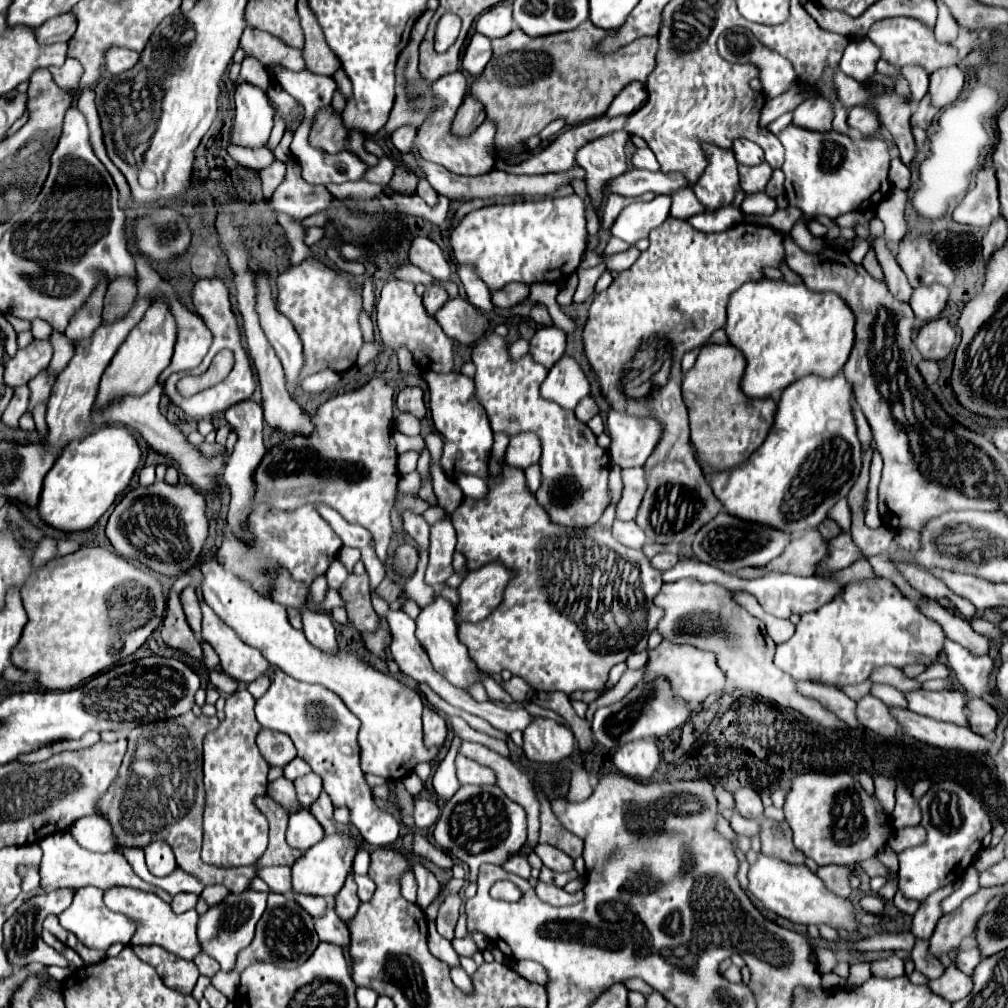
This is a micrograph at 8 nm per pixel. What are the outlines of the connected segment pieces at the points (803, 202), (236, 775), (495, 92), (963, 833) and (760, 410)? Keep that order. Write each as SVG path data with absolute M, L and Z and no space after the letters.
M790 124L778 134L778 140L786 148L786 162L782 164L782 172L786 174L786 196L806 218L842 216L846 212L862 210L876 200L882 202L890 192L890 152L888 144L880 138L852 140L834 130L810 132Z
M240 688L226 698L226 718L220 726L204 738L204 846L202 860L206 864L254 866L268 846L268 820L256 808L254 800L266 794L268 762L256 748L256 734L260 724L254 716L254 698L248 690Z
M590 20L580 24L576 30L548 34L540 38L530 38L520 28L514 28L508 36L492 40L492 60L486 64L484 72L472 82L470 94L484 106L486 120L496 124L496 140L492 144L494 158L502 158L500 152L510 154L524 154L526 152L526 140L540 130L544 130L552 120L564 118L566 124L574 126L584 120L592 120L604 114L604 110L610 106L610 102L616 98L616 94L630 82L638 80L644 82L652 68L656 66L656 38L646 36L630 42L628 46L620 48L614 54L598 54L594 52L594 46L598 40L602 40L608 32L594 26Z
M944 780L934 784L922 798L922 826L928 832L924 844L908 848L898 854L900 860L900 890L908 900L922 902L938 888L962 878L964 870L972 864L976 852L982 846L982 838L992 830L990 818L982 804L964 790L958 782Z
M722 344L702 346L694 368L684 374L682 398L690 414L690 442L704 474L730 470L748 460L748 456L766 440L774 422L776 402L770 398L750 400L748 410L748 398L740 390L744 368L746 360L742 352L730 344Z

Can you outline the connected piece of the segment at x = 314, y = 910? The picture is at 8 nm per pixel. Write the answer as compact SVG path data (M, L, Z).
M294 894L294 900L298 900L298 904L316 920L316 918L322 918L326 914L326 908L328 908L328 900L326 898L320 898L320 896L296 896Z

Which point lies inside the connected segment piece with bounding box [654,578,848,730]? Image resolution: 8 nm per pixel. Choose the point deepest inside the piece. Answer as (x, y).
(705, 615)

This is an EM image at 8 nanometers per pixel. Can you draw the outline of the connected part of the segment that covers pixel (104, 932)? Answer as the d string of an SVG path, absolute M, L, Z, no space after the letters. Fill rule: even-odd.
M84 886L74 894L74 902L58 916L62 928L66 928L68 932L72 932L84 946L88 948L96 948L96 950L108 950L110 944L120 942L120 944L130 944L132 936L134 936L134 926L130 924L130 920L126 916L120 916L112 910L108 910L104 906L102 900L102 890L94 888L94 886Z

